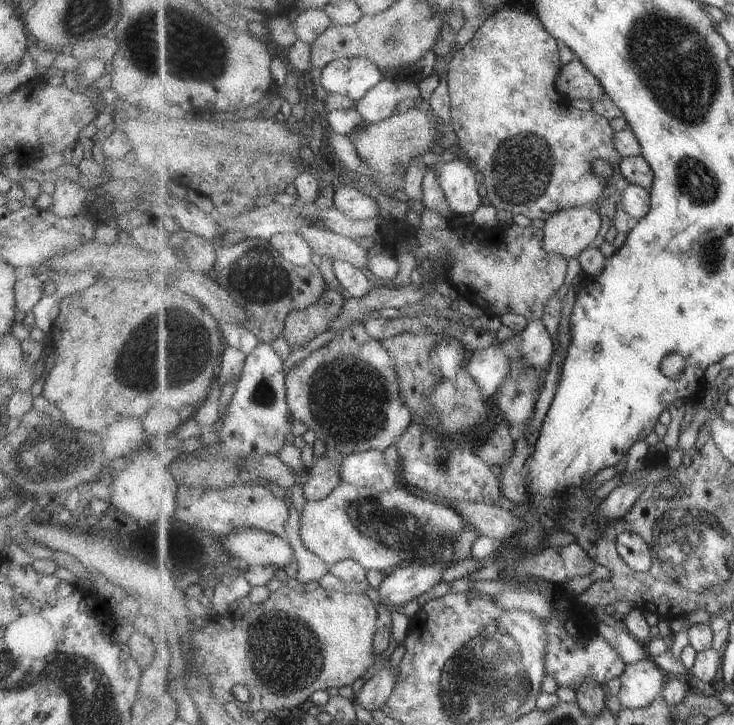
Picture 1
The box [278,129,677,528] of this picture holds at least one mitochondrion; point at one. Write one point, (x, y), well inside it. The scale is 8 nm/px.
(355, 395)

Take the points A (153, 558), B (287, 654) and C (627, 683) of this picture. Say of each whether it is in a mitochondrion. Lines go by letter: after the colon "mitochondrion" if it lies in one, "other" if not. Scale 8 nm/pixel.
A: mitochondrion
B: mitochondrion
C: other

